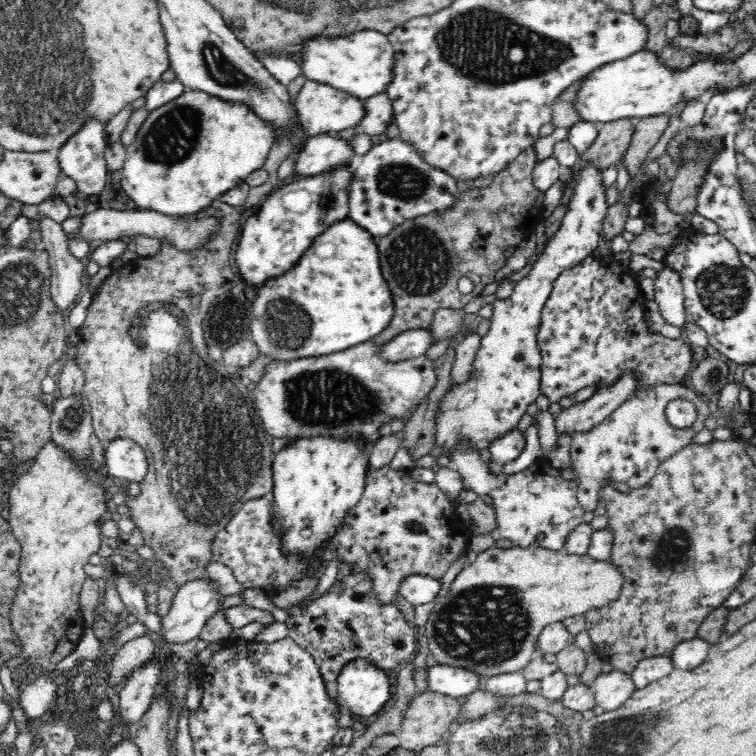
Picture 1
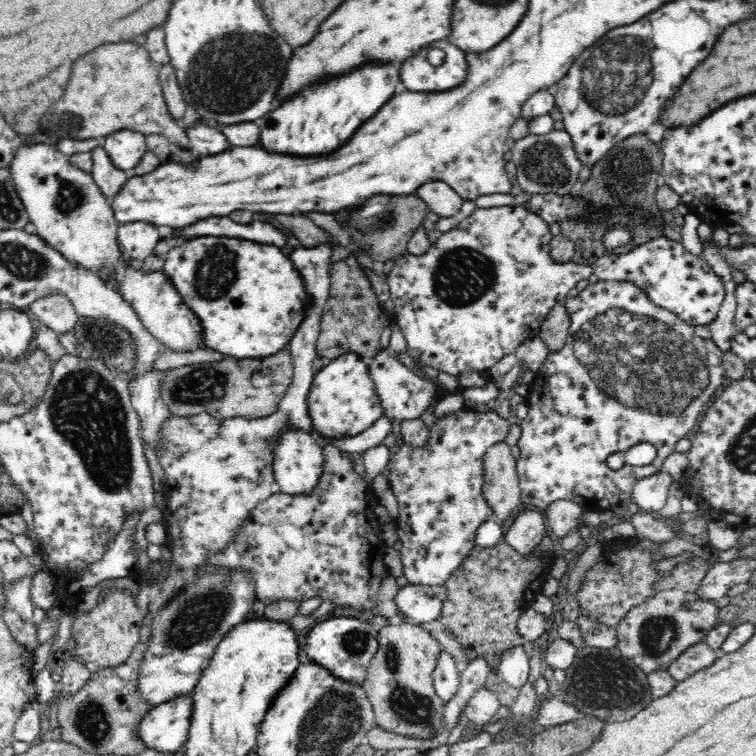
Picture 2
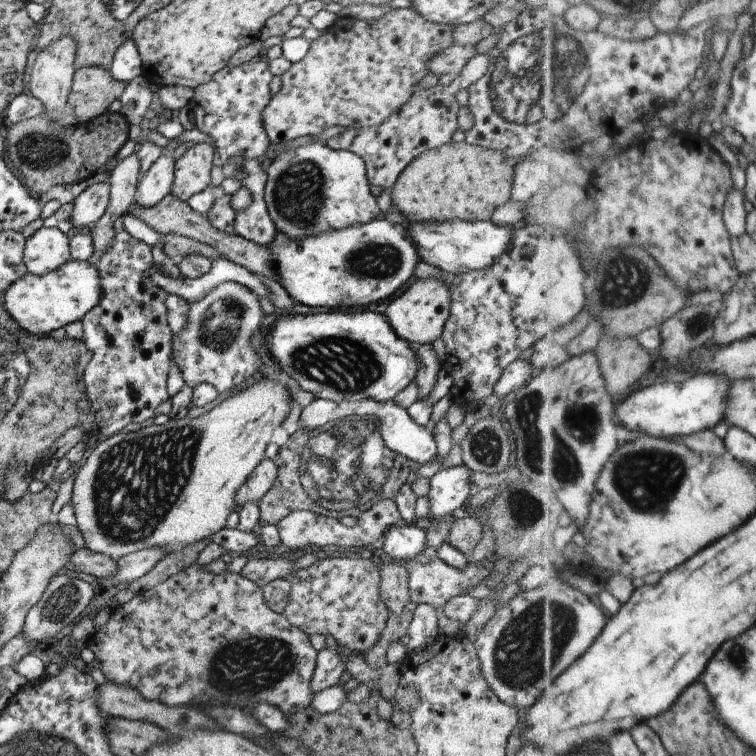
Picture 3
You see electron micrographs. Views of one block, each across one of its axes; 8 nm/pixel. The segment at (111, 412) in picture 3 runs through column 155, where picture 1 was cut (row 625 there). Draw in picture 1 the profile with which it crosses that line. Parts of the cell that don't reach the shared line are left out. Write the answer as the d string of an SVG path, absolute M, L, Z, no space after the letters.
M358 572L358 574L348 574L342 580L335 582L325 594L316 600L310 600L305 607L298 607L298 603L294 603L286 609L290 615L284 622L288 627L287 636L293 638L300 648L315 658L315 663L319 665L325 683L336 683L340 671L346 663L352 660L366 659L378 668L389 671L400 666L404 660L408 660L416 652L416 627L408 624L408 620L404 618L396 604L380 603L378 600L371 578Z

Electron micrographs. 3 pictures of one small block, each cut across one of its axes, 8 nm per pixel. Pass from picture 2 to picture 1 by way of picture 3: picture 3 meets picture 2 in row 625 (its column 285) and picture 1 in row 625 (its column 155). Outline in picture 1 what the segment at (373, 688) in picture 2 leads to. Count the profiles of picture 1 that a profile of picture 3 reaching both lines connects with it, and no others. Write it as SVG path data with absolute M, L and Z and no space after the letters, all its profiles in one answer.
M512 547L512 548L488 548L484 552L476 556L476 560L472 564L466 564L462 572L456 576L448 594L438 600L432 613L426 622L426 631L424 632L426 640L428 641L428 648L430 652L430 660L435 664L443 664L448 666L455 666L458 668L472 669L476 674L483 677L493 677L496 675L522 671L529 662L536 656L536 648L538 648L538 636L545 626L554 622L563 621L566 618L574 617L576 615L586 615L592 608L602 608L610 602L614 602L620 594L622 594L626 578L622 571L620 571L612 562L604 560L595 560L586 555L573 555L565 551L548 551L541 547Z

